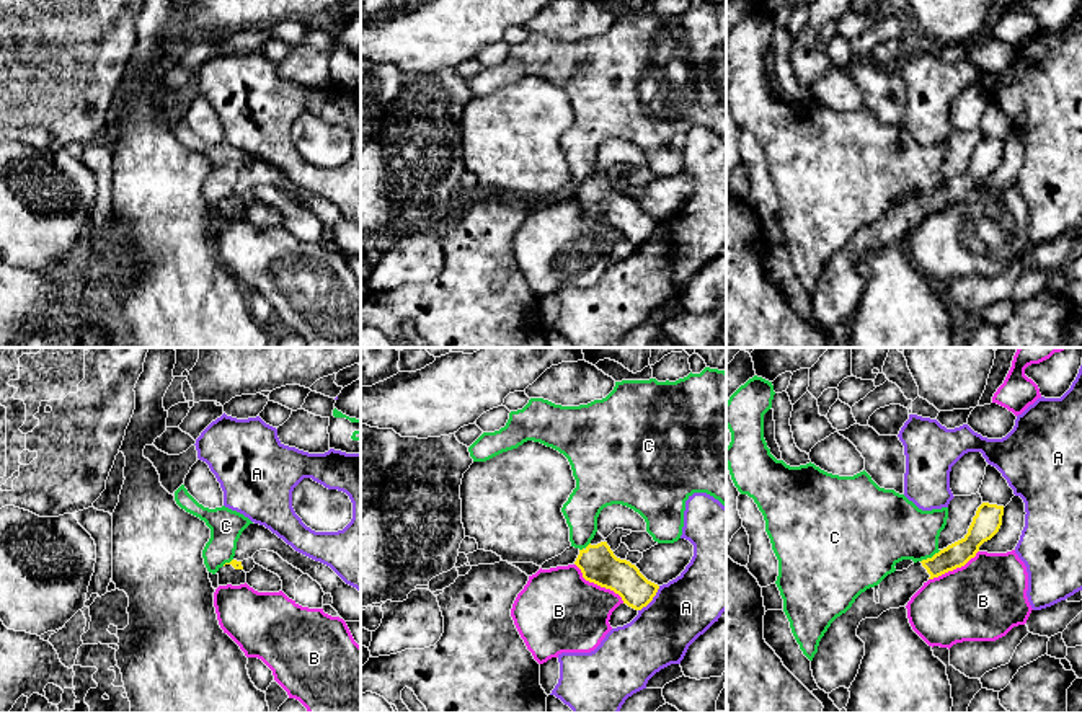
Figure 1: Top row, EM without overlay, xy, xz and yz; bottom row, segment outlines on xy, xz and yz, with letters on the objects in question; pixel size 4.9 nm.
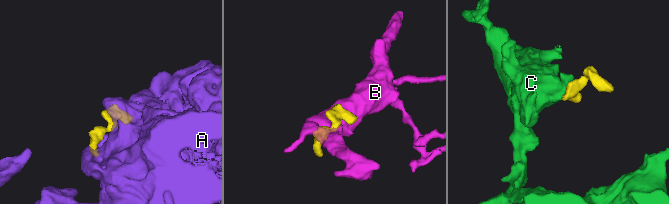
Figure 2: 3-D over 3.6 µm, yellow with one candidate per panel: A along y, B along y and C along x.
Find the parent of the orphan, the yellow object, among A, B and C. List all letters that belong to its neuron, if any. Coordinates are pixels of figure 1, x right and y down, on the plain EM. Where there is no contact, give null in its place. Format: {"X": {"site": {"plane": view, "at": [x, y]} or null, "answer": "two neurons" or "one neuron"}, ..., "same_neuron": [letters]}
{"A": {"site": {"plane": "xz", "at": [651, 234]}, "answer": "two neurons"}, "B": {"site": {"plane": "xz", "at": [598, 219]}, "answer": "two neurons"}, "C": {"site": {"plane": "yz", "at": [932, 191]}, "answer": "two neurons"}, "same_neuron": []}

